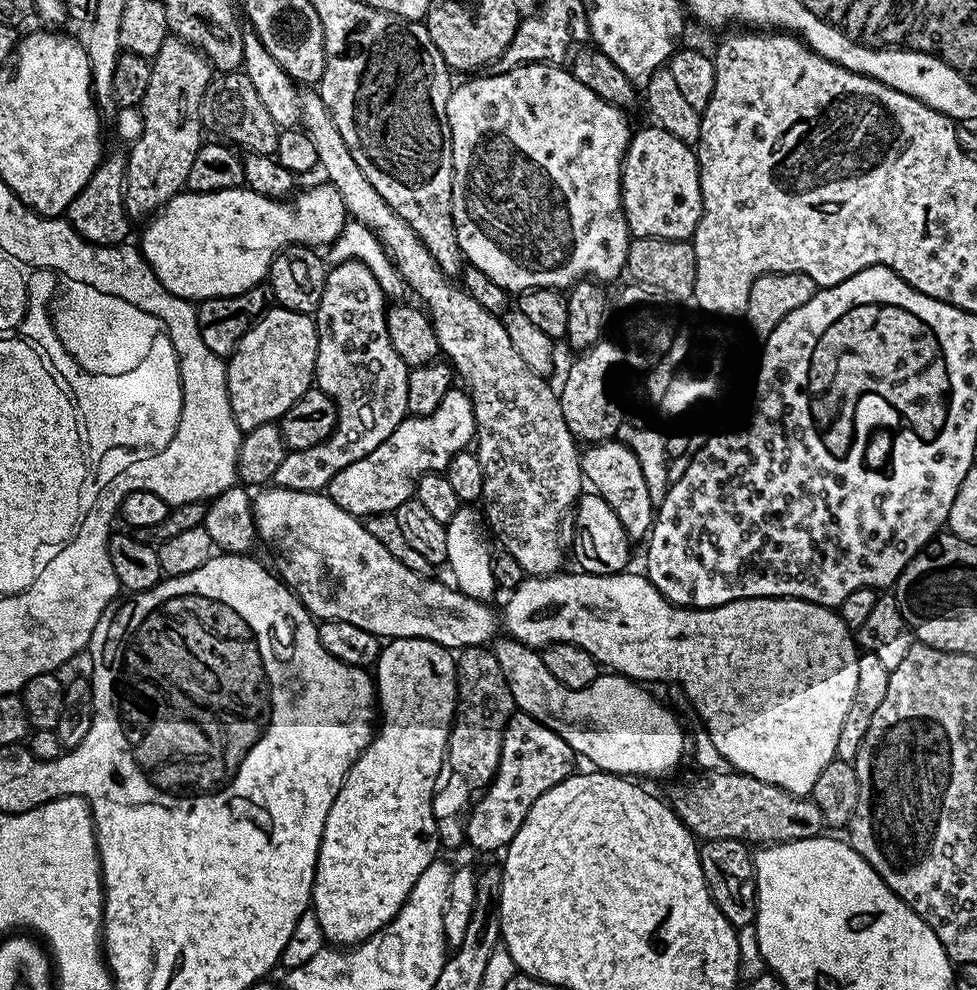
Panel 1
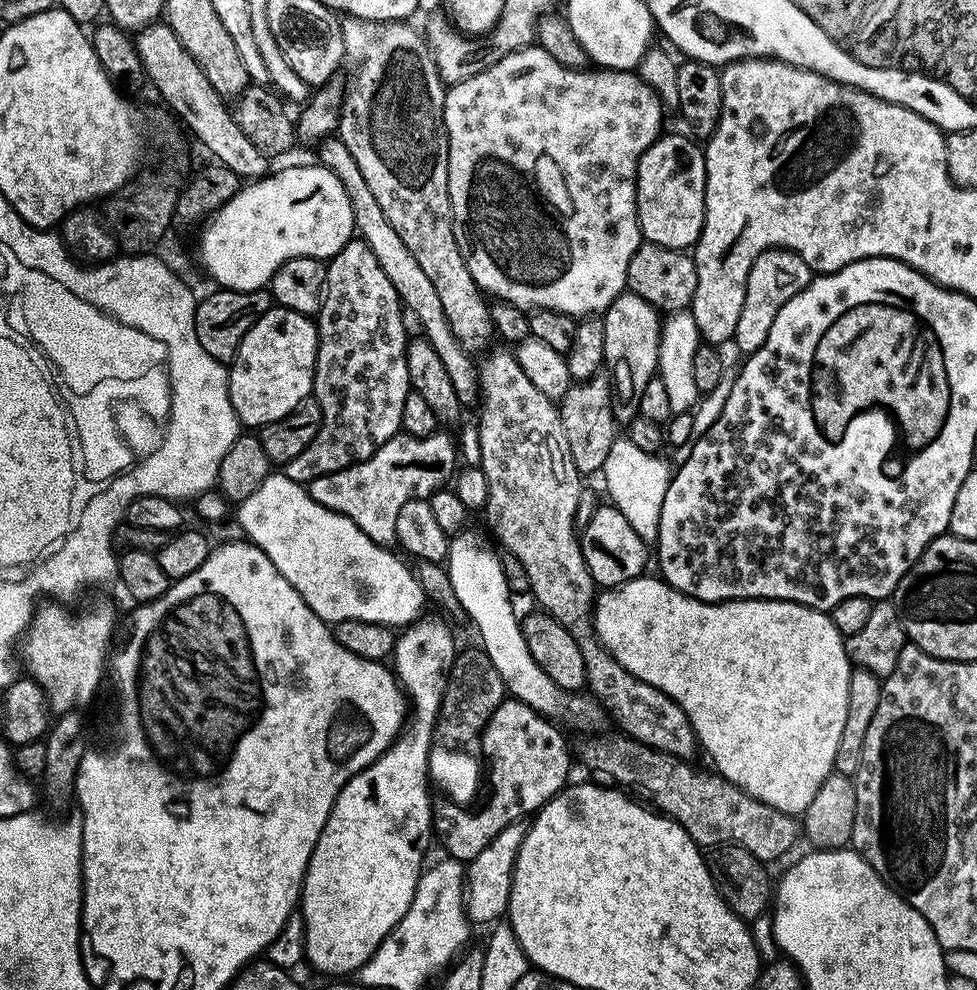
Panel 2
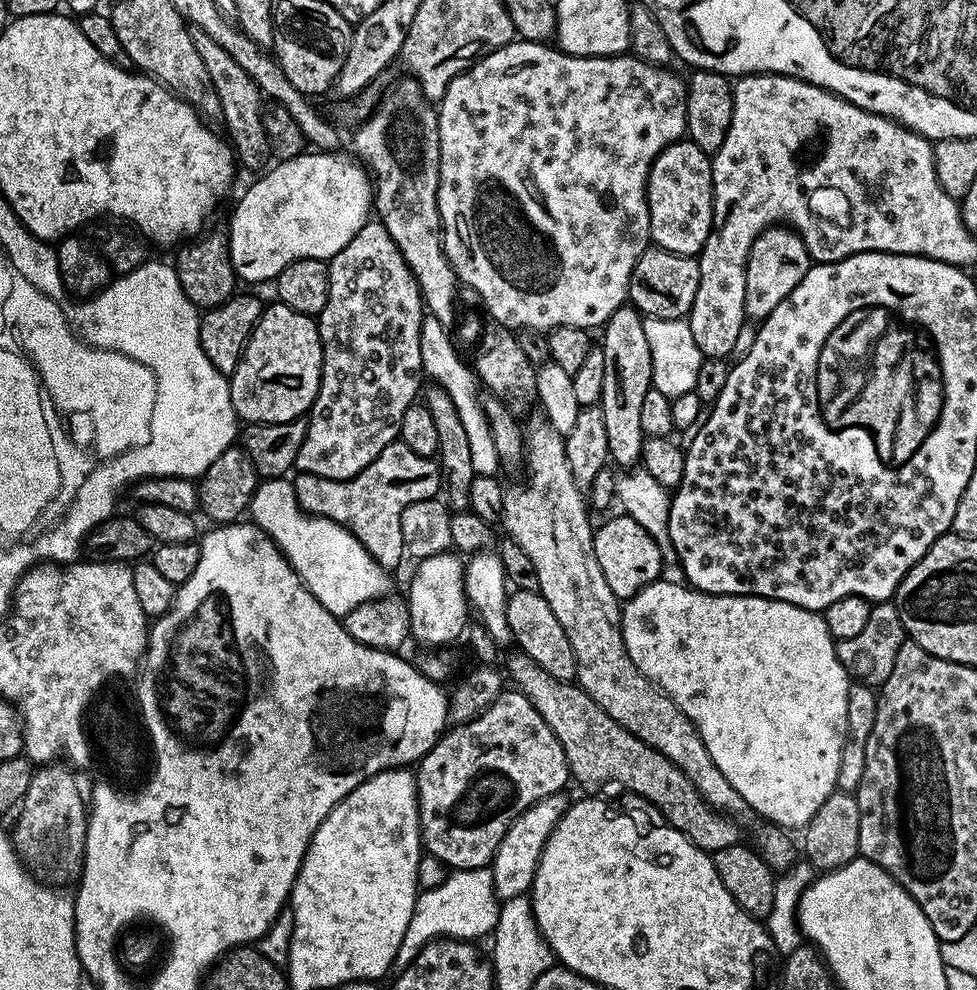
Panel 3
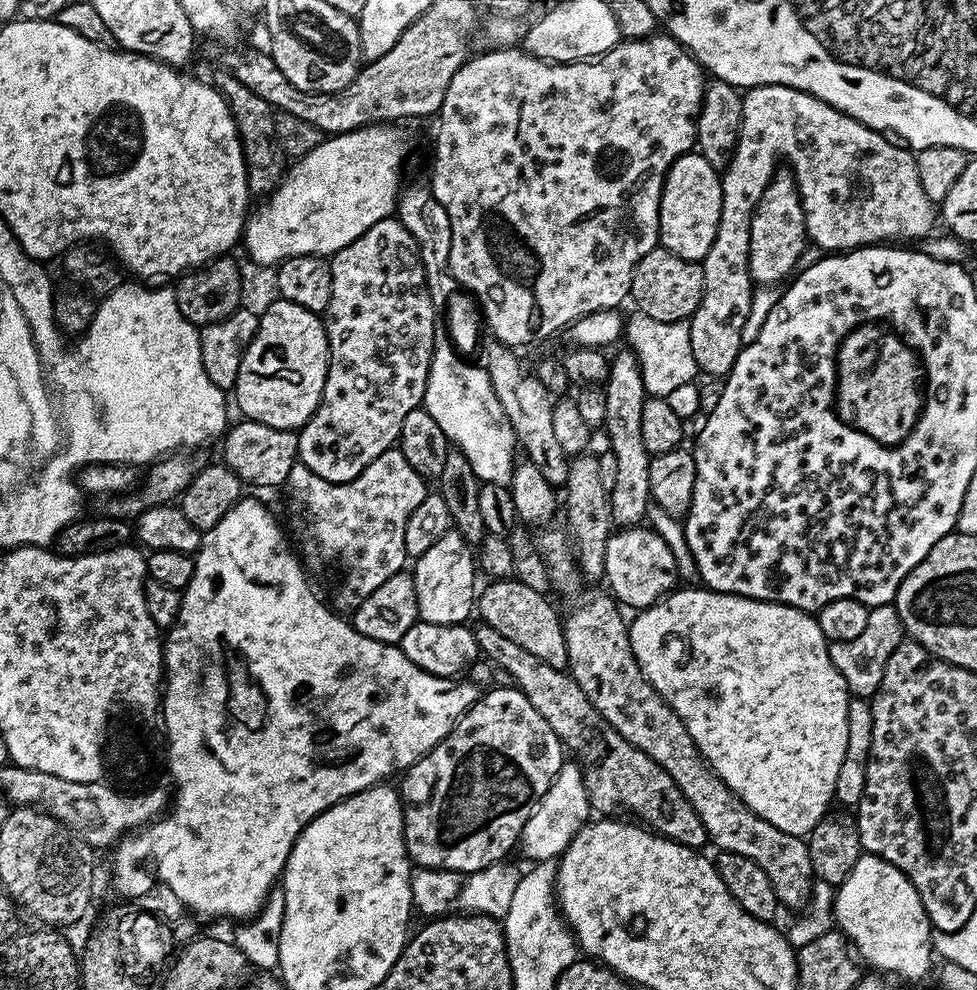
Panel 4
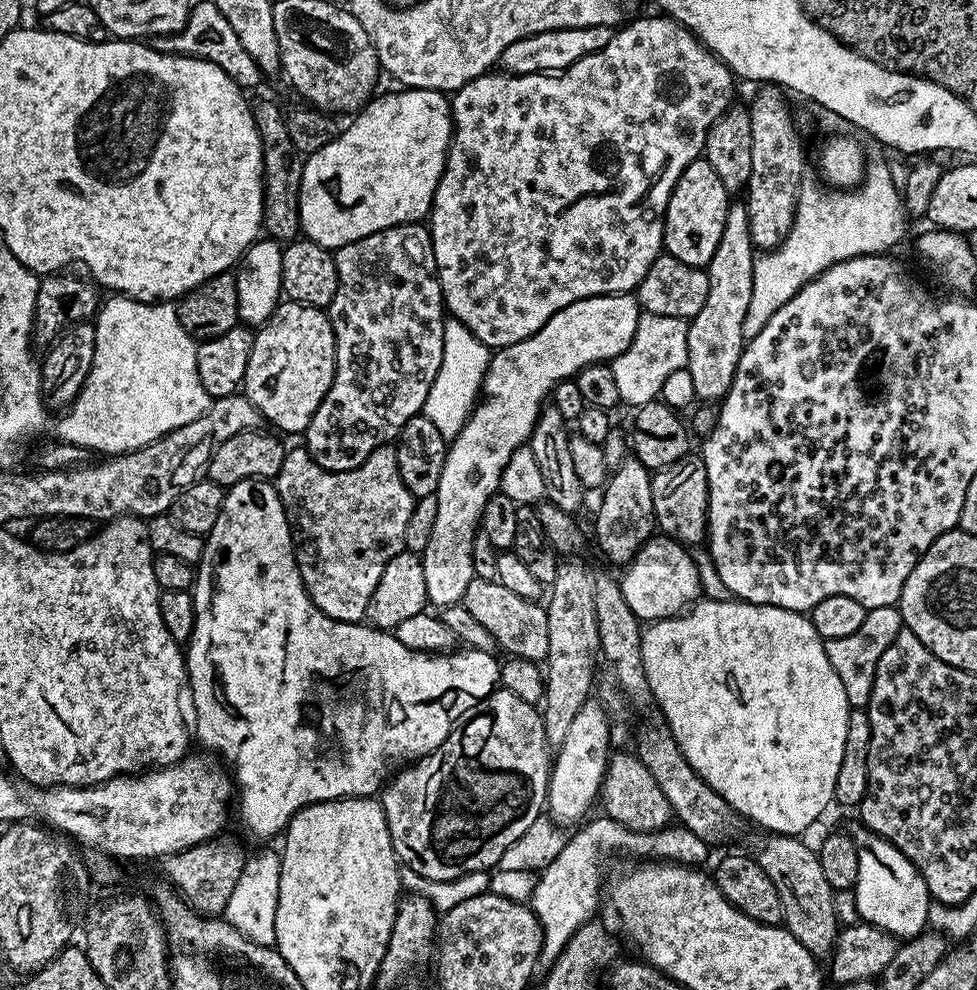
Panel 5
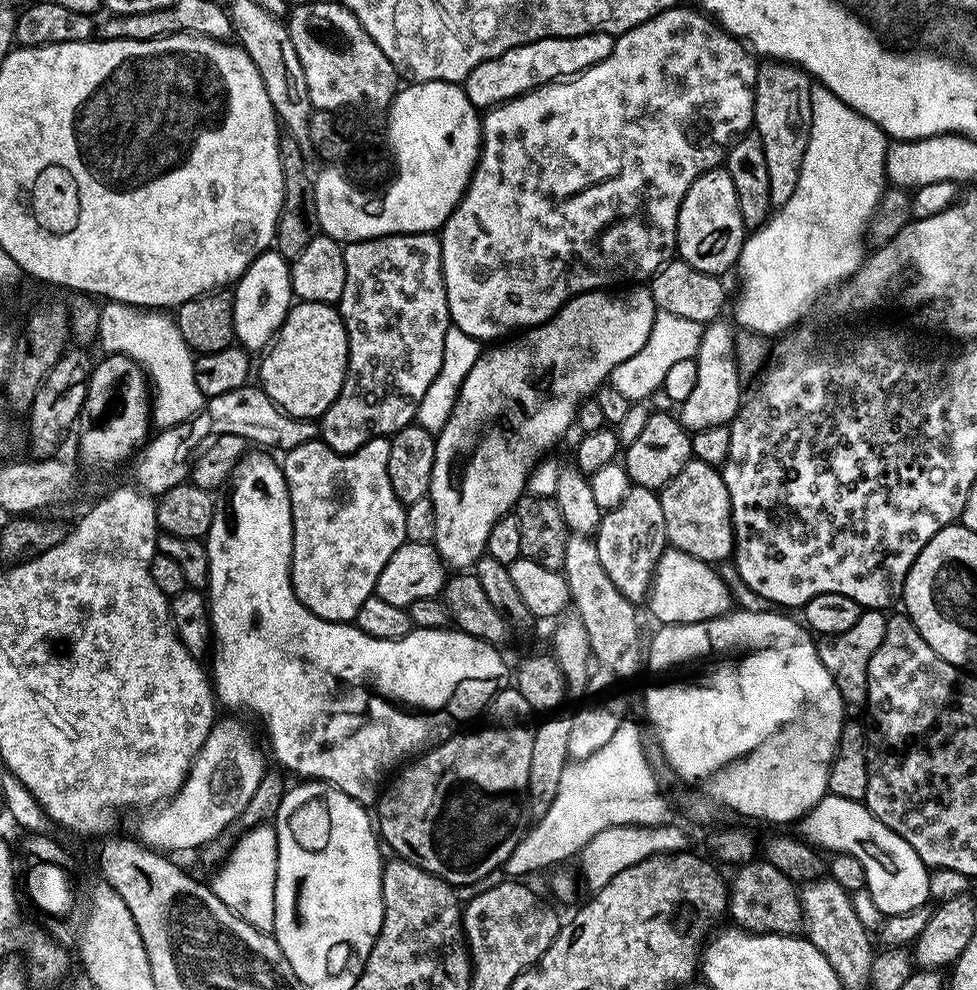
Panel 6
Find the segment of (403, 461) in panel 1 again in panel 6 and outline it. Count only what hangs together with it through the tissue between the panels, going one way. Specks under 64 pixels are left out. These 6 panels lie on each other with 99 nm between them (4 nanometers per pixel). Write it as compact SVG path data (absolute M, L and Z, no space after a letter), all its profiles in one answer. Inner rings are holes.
M379 436L363 444L358 451L344 456L341 452L330 450L330 446L326 446L323 440L317 438L302 446L294 446L294 450L283 453L284 480L290 486L292 498L292 589L302 602L302 606L306 606L318 618L329 620L335 624L347 624L355 621L362 604L375 593L378 574L382 574L382 566L386 566L386 562L390 562L390 554L394 554L394 550L398 550L398 546L402 546L408 540L405 505L401 504L395 496L394 489L390 486L390 477L387 474L390 446L390 439Z

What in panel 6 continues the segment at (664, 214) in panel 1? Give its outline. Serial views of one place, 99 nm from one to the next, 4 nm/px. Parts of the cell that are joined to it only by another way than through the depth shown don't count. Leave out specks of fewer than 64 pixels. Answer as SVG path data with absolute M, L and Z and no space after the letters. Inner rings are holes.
M717 166L696 176L677 212L675 251L679 259L694 266L694 270L720 276L727 268L737 267L745 235L742 214L738 210L738 194L734 194L734 181L728 171Z

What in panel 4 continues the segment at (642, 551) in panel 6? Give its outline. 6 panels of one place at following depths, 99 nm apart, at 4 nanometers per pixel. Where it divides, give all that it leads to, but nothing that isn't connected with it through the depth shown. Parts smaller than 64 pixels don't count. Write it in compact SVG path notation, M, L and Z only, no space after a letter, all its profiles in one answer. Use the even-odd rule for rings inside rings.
M623 350L611 357L608 378L603 385L606 394L606 418L603 431L608 431L607 447L618 458L618 475L610 494L612 523L616 526L636 526L647 517L652 495L650 494L650 454L642 442L642 406L646 399L642 370L631 351Z

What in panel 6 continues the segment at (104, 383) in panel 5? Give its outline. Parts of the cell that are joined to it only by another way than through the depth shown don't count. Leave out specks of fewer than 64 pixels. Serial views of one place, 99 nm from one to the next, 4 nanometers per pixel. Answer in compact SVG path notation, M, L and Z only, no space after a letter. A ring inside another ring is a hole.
M105 303L100 309L98 344L101 344L105 348L103 351L108 354L123 354L137 362L156 360L152 364L152 372L150 368L150 380L154 385L154 395L150 400L150 416L157 429L172 428L175 424L192 420L195 412L199 413L205 407L206 398L202 390L198 390L198 382L194 382L194 353L182 338L176 321L171 315L160 310L133 308L130 304Z

